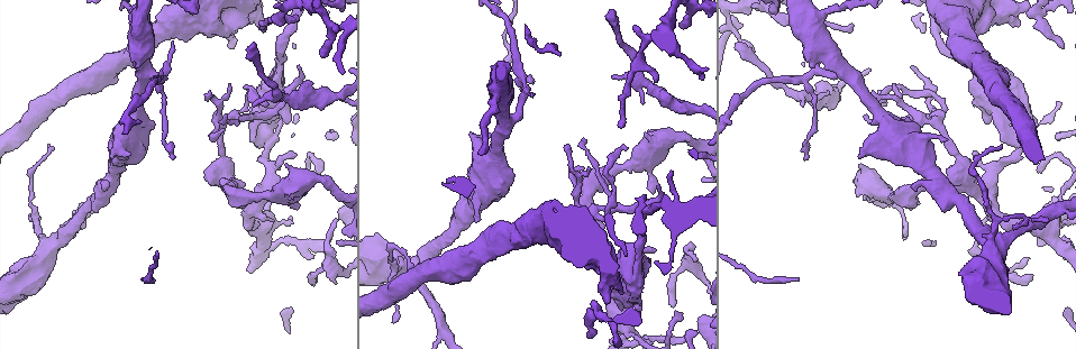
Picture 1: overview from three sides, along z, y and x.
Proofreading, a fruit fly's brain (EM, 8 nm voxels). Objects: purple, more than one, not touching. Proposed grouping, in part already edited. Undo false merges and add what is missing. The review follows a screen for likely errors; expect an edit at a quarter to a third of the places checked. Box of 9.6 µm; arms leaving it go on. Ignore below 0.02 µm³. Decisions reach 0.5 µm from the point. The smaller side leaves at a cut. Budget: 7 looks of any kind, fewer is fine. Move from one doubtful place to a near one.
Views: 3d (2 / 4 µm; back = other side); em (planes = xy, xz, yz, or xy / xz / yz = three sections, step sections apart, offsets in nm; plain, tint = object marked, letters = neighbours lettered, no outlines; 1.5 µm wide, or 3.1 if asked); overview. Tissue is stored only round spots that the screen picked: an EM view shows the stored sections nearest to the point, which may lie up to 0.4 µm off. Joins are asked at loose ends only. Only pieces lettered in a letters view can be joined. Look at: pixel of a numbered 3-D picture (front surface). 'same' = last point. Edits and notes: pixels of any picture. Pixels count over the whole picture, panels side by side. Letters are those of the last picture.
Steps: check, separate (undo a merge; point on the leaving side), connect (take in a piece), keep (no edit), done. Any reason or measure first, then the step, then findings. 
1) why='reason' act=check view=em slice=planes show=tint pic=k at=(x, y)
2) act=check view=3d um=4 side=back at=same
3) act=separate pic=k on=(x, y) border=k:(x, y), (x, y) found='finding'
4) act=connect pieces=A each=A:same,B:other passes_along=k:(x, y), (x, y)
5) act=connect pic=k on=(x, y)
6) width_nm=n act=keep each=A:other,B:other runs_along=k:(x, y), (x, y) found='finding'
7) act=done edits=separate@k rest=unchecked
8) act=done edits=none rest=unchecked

why='thick end' act=check view=em slice=xz step=4 show=tint pic=1 at=(1020, 86)

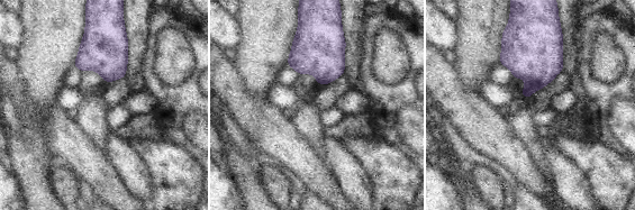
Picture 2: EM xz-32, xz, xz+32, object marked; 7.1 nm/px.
why='cut it another way' act=check view=em slice=planes show=letters at=same

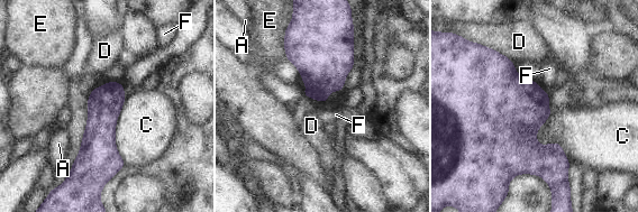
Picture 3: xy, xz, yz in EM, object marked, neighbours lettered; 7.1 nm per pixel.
act=keep each=A:other,C:other,D:other,E:other,F:other border=3:(549, 111), (536, 139), (570, 162) found='none of them fits'

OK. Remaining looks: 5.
why='a fork' act=check view=3d um=4 pic=1 at=(256, 203)

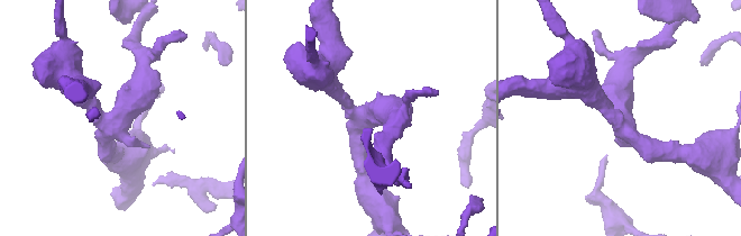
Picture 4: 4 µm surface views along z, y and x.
act=check view=em slice=planes show=letters pic=4 at=(619, 115)

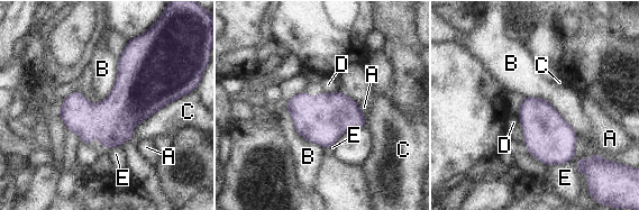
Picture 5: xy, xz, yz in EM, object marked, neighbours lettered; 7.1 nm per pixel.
longest_contact=B:500nm act=keep each=A:other,B:other,C:other,D:other,E:other border=5:(525, 96), (546, 99), (577, 138) found='continuous, no second cell'

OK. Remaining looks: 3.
why='thick turns thin' act=check view=3d um=4 pic=1 at=(394, 259)

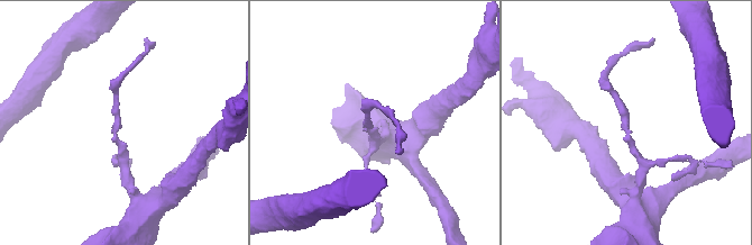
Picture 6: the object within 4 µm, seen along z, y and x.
act=check view=em slice=xz step=4 show=tint pic=6 at=(628, 128)

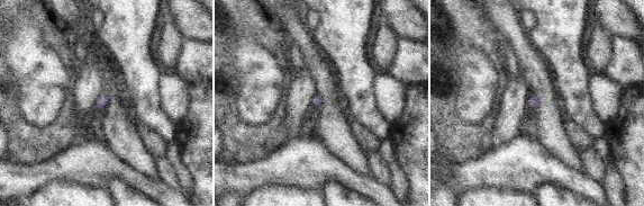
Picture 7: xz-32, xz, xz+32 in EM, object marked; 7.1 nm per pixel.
act=check view=em slice=planes show=letters at=same

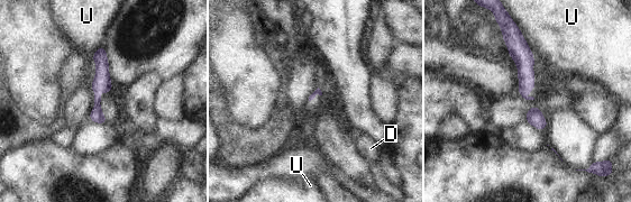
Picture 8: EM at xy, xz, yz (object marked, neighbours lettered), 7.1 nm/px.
act=keep each=D:other,U:other found='continuous, no second cell'

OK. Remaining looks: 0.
act=done edits=none rest=unchecked

